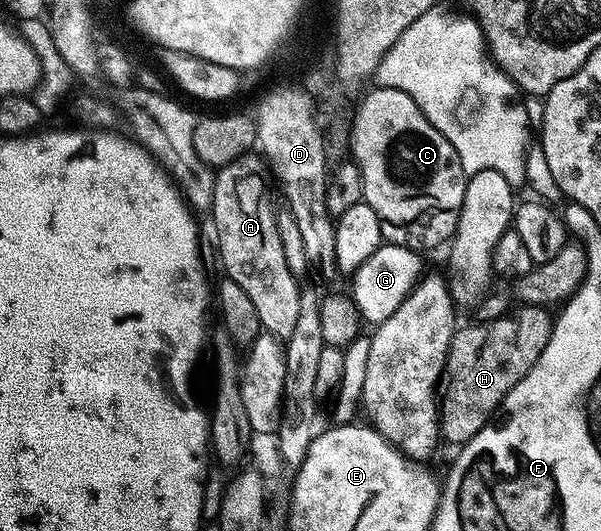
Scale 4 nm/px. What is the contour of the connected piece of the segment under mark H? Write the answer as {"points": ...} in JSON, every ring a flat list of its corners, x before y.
{"points":[[518,306,505,316,495,315,487,324,474,324,471,328,459,327,455,331,450,349,446,355,444,388,446,396,440,400,440,436,453,446,461,446,470,441,485,424,491,423,492,417,501,409,502,400,536,366,536,358,548,346,552,327,552,316,542,306]]}

